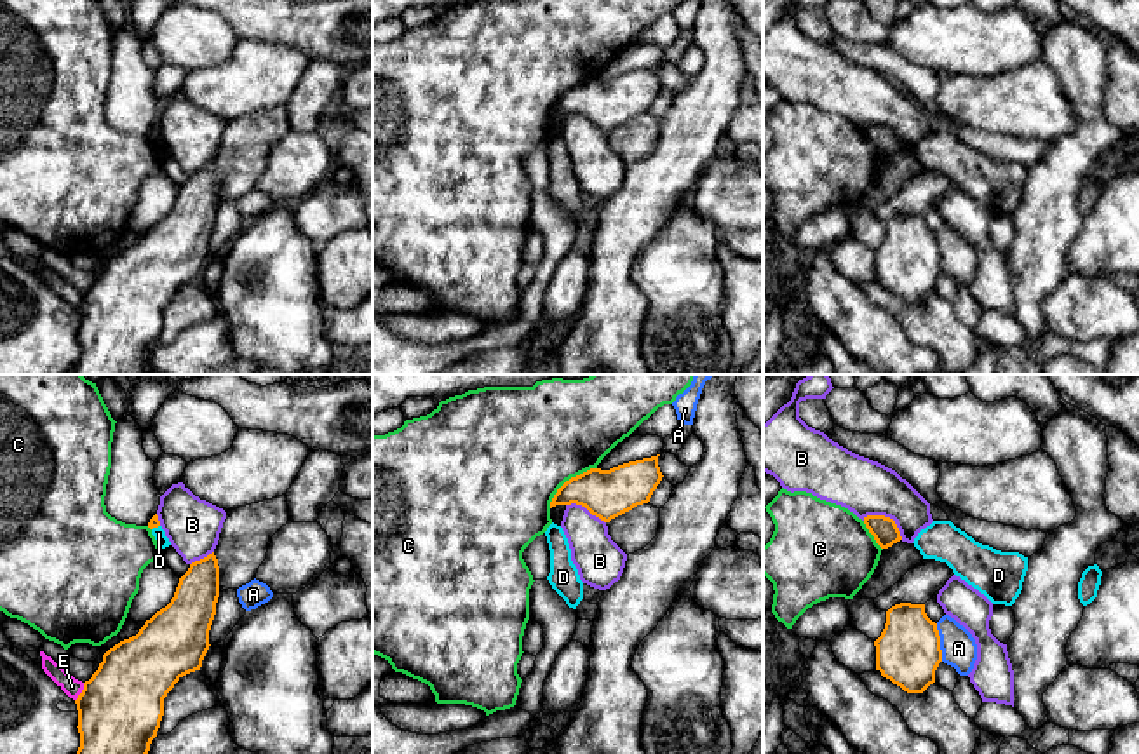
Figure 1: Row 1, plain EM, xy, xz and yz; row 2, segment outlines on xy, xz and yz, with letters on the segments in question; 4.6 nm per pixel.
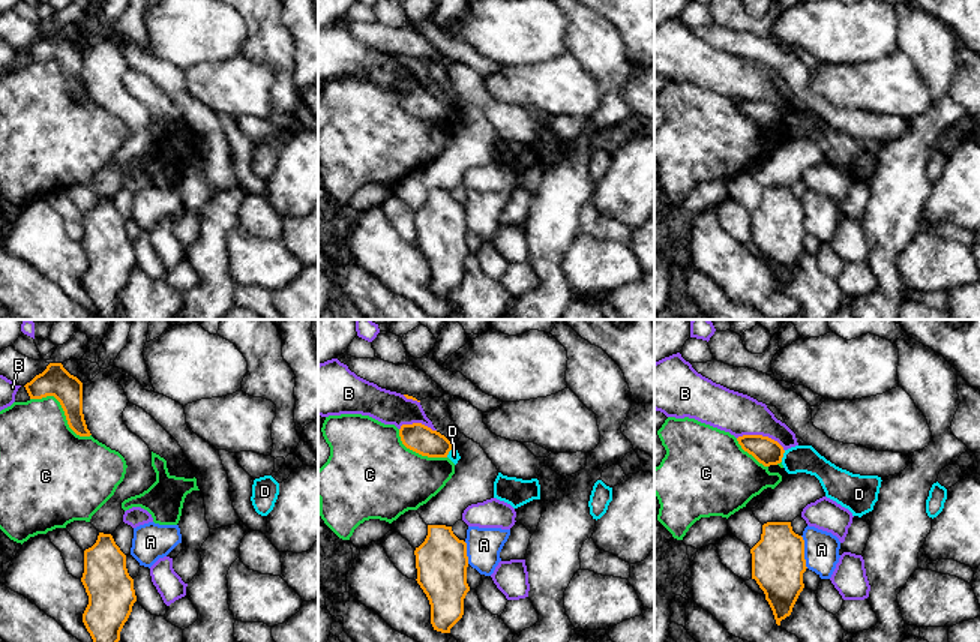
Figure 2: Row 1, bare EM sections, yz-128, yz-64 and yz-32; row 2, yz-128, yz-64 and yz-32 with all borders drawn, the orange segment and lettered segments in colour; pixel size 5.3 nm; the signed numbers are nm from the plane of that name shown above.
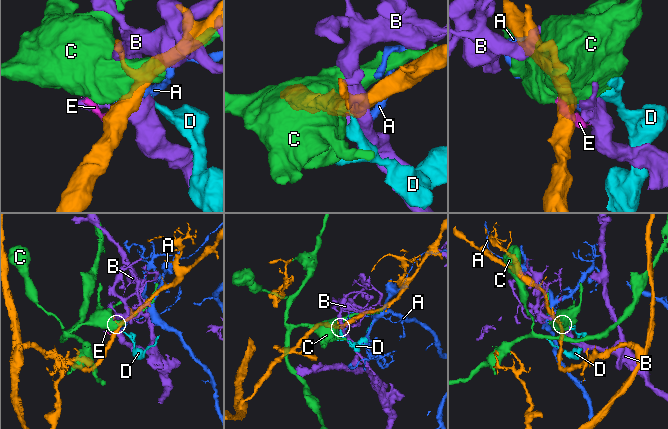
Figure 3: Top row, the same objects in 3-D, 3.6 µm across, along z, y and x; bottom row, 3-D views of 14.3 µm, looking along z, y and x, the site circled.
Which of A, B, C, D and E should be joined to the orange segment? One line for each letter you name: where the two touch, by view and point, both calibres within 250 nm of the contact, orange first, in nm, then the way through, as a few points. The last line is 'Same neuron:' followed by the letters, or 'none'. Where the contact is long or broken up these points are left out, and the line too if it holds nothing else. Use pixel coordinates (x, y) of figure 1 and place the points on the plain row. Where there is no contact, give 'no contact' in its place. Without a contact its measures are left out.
Same neuron: none

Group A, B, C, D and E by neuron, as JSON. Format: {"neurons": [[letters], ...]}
{"neurons": [["A"], ["B"], ["C"], ["D"], ["E"]]}

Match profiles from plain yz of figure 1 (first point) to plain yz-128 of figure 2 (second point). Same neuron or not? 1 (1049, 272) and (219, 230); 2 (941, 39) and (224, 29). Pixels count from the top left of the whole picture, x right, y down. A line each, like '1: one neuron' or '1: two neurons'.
1: one neuron
2: one neuron

